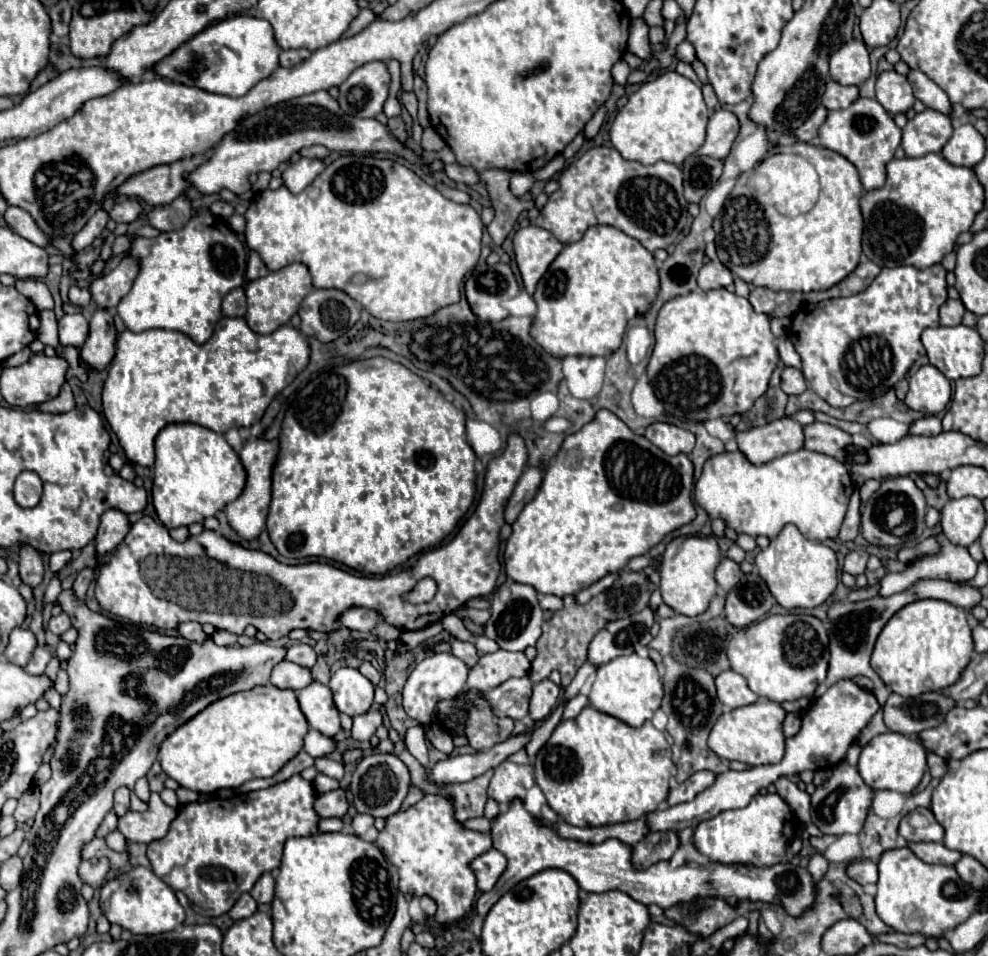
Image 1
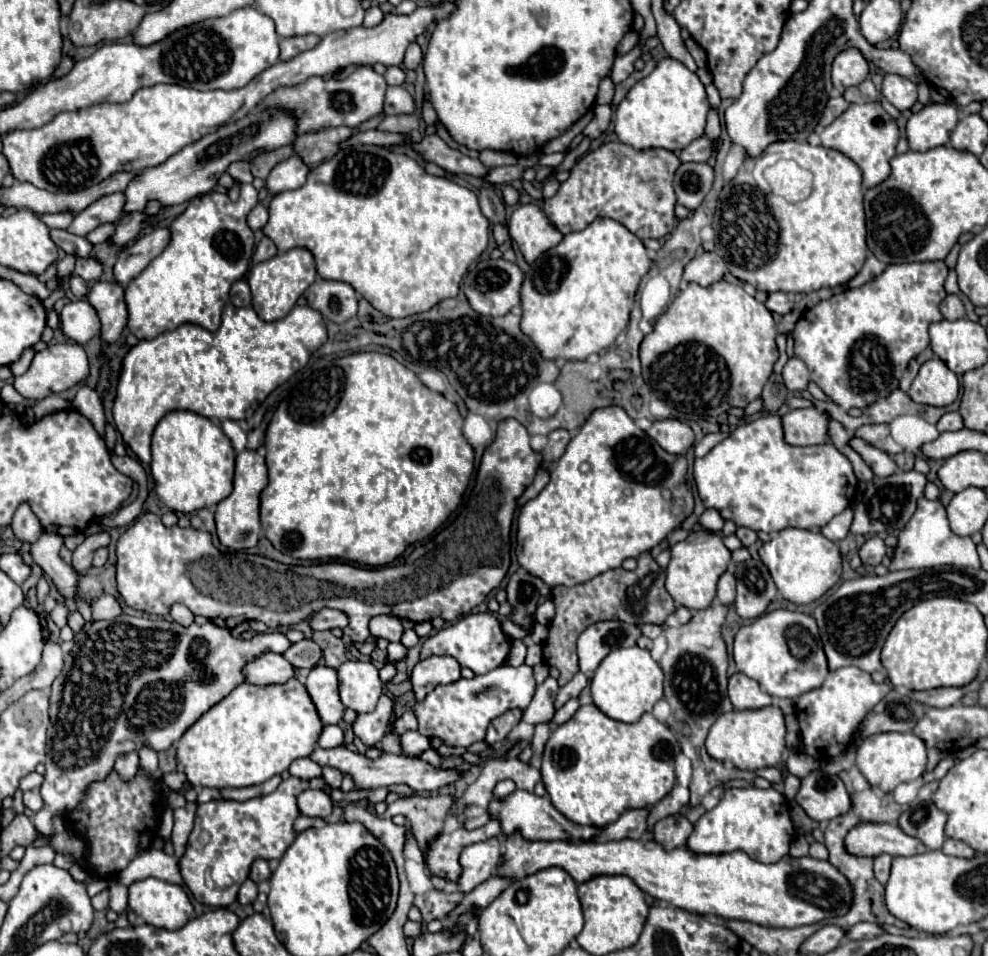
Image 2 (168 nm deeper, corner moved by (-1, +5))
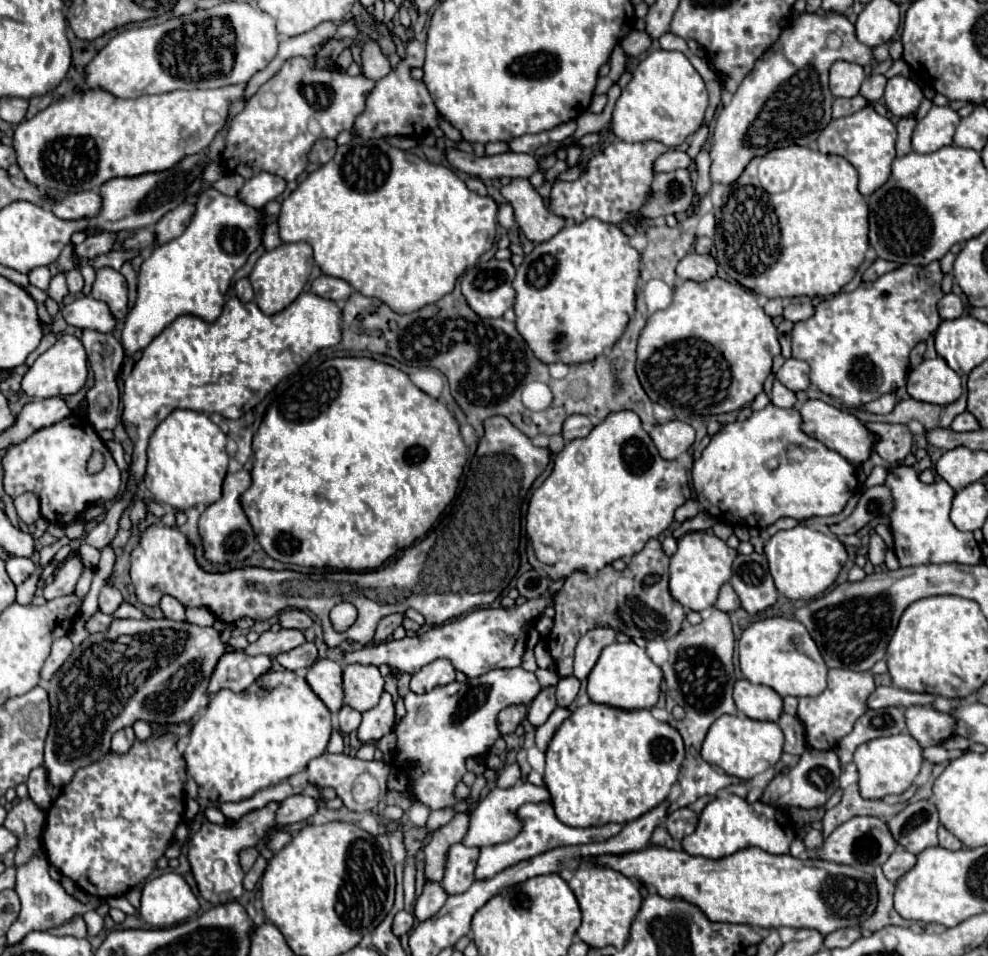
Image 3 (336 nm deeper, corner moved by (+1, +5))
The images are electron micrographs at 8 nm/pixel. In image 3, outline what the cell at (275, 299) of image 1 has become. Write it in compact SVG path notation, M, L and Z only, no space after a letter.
M283 243L273 251L265 251L251 275L249 281L253 285L255 291L255 303L259 305L259 309L267 315L275 315L279 311L283 311L287 305L291 305L295 301L295 297L305 289L309 275L313 269L313 249L309 243Z

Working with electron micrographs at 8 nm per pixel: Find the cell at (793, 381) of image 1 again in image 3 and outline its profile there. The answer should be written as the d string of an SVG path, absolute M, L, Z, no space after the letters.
M787 359L777 371L777 379L791 391L801 391L809 387L809 365L799 359Z

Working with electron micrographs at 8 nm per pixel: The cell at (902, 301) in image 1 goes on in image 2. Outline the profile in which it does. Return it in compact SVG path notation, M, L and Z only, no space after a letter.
M943 261L899 263L889 265L885 273L857 289L849 289L845 293L833 295L827 301L821 301L819 305L807 309L793 329L795 357L809 365L811 381L817 383L825 395L833 399L833 403L843 409L867 409L871 403L887 397L899 387L899 379L909 361L929 345L929 325L943 319L939 313L939 303L947 295L943 289L945 277L947 265Z

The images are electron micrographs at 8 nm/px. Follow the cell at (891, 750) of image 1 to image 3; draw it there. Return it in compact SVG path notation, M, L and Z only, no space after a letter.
M909 733L877 737L873 741L867 741L855 751L855 765L859 771L859 791L865 799L883 799L885 795L891 793L903 793L917 777L921 763L923 749Z

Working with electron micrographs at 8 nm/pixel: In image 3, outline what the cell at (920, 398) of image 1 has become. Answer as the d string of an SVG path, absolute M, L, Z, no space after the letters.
M941 357L925 359L909 373L907 393L917 401L949 405L961 395L961 379Z

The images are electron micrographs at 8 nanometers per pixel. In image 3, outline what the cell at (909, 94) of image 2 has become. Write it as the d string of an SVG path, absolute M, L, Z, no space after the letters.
M891 77L885 87L885 105L897 117L909 117L917 111L923 93L907 77Z

